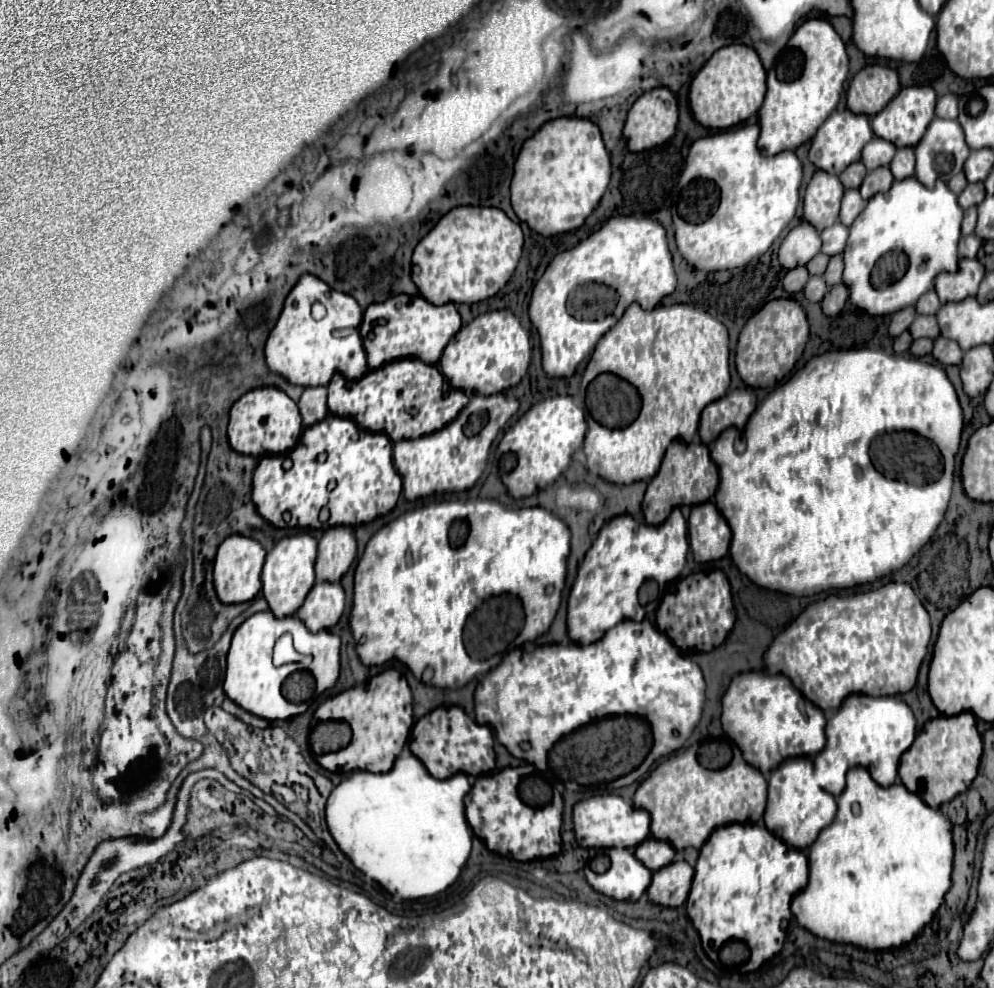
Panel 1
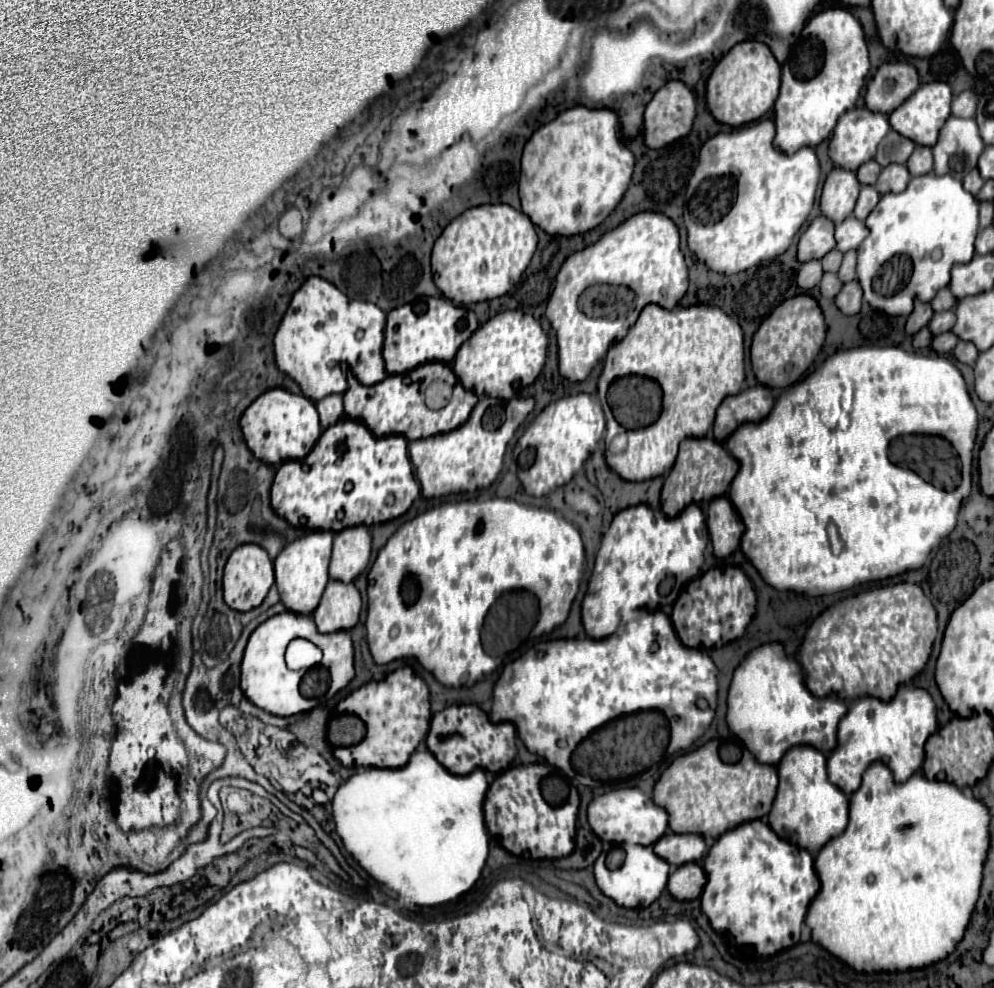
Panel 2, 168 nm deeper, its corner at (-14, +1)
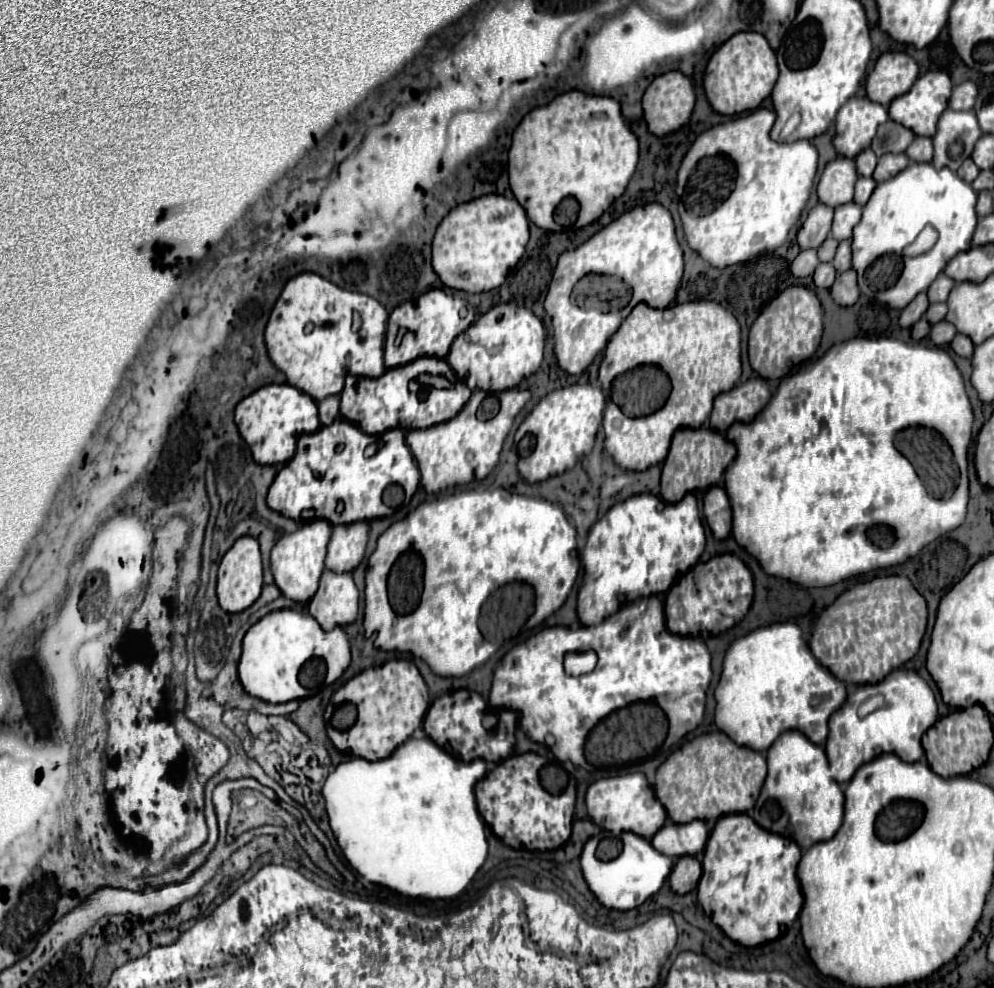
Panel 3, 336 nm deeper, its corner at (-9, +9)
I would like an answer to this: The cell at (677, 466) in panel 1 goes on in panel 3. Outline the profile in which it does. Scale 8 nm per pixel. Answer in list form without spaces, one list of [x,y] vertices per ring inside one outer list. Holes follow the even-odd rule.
[[[706,428],[678,430],[674,434],[670,452],[668,452],[668,456],[664,460],[664,468],[662,468],[662,490],[660,490],[662,498],[666,502],[678,502],[678,500],[682,500],[682,496],[686,496],[686,492],[720,482],[724,468],[734,460],[734,456],[736,456],[734,444],[730,444],[726,438],[722,438],[714,430],[706,430]],[[702,452],[710,452],[712,458],[710,460],[706,460],[706,456],[700,458]]]

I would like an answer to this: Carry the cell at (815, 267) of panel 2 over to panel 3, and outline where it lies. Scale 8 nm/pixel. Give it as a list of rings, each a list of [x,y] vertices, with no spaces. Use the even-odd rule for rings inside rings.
[[[802,250],[794,262],[790,264],[790,270],[796,278],[804,278],[804,276],[810,276],[814,274],[814,268],[820,264],[818,256],[816,256],[816,250]]]

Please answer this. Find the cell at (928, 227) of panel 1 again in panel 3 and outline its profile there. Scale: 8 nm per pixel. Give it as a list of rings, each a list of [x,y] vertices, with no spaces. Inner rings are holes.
[[[912,162],[898,176],[892,176],[890,180],[876,186],[874,196],[870,196],[868,204],[864,206],[860,224],[854,228],[852,268],[860,276],[862,292],[872,294],[872,298],[882,304],[888,304],[890,308],[906,308],[906,304],[910,304],[910,300],[918,292],[928,290],[934,278],[958,252],[968,250],[972,246],[970,242],[976,222],[976,192],[970,188],[968,182],[964,182],[948,168],[936,170],[932,164]],[[926,224],[932,224],[940,234],[934,248],[926,256],[902,258],[900,278],[890,288],[878,288],[878,284],[868,284],[872,288],[866,288],[864,274],[872,266],[872,262],[886,254],[902,254],[902,248],[914,242],[916,232],[920,232]]]

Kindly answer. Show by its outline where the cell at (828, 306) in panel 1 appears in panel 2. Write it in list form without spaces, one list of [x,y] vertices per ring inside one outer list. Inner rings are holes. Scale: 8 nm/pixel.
[[[853,280],[853,282],[843,284],[839,296],[835,296],[835,302],[843,314],[847,314],[847,316],[857,314],[861,310],[861,302],[863,302],[863,290],[861,290],[859,282]]]

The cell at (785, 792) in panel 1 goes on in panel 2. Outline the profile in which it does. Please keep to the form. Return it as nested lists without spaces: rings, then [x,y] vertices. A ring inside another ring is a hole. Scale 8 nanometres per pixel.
[[[811,746],[791,748],[791,752],[787,752],[779,762],[777,770],[779,770],[779,788],[775,804],[769,812],[769,826],[775,830],[777,836],[783,836],[783,840],[799,848],[807,848],[807,852],[815,856],[827,840],[839,836],[845,830],[849,800],[827,778],[825,756]]]

